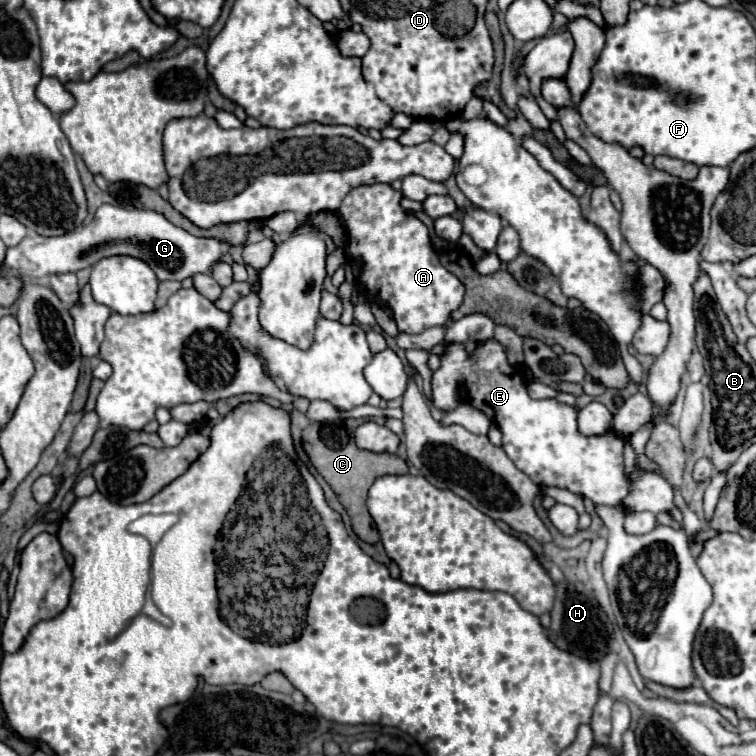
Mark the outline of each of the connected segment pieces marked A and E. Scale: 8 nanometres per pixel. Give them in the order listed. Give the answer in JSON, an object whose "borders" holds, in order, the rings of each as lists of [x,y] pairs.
{"borders":[[[[382,182],[362,184],[348,192],[338,210],[350,234],[350,242],[346,248],[348,256],[362,262],[360,282],[366,288],[366,296],[370,296],[372,300],[386,302],[386,306],[394,314],[400,332],[422,332],[430,326],[446,326],[450,322],[450,312],[458,310],[462,304],[464,284],[438,262],[438,256],[428,238],[428,228],[416,216],[410,216],[400,206],[400,200],[402,192]]],[[[496,340],[482,344],[474,356],[468,356],[460,344],[448,348],[442,356],[440,370],[434,372],[432,390],[434,406],[450,412],[458,406],[456,390],[464,388],[466,400],[482,410],[502,430],[502,448],[518,470],[528,474],[536,484],[566,488],[596,504],[616,506],[628,494],[624,476],[624,442],[612,432],[604,436],[580,436],[576,420],[578,410],[560,404],[556,398],[532,400],[522,376],[508,364],[504,350]]]]}

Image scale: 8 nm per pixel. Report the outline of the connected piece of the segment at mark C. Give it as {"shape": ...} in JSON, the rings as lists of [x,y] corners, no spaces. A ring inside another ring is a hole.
{"shape":[[[320,422],[320,424],[308,424],[302,430],[302,446],[318,470],[318,474],[330,484],[334,494],[338,494],[340,504],[346,508],[350,520],[352,520],[352,530],[362,538],[364,542],[378,542],[378,530],[374,526],[374,520],[366,508],[366,494],[372,482],[380,476],[386,474],[406,474],[408,466],[402,458],[396,454],[374,454],[374,452],[364,452],[356,448],[354,438],[348,430],[344,430],[344,424],[340,422]],[[344,440],[348,440],[344,444]]]}

